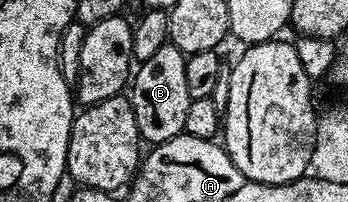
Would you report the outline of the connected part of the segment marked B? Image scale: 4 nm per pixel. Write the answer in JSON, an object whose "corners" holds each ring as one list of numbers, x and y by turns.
{"corners":[[168,42,152,57,147,57,147,61,140,64,132,76,131,91,133,87,133,95,128,96,128,101,135,109,135,125,139,125,139,133,146,144,156,145,184,132,187,121,187,105,190,100,187,87,186,58,187,56,179,48]]}

